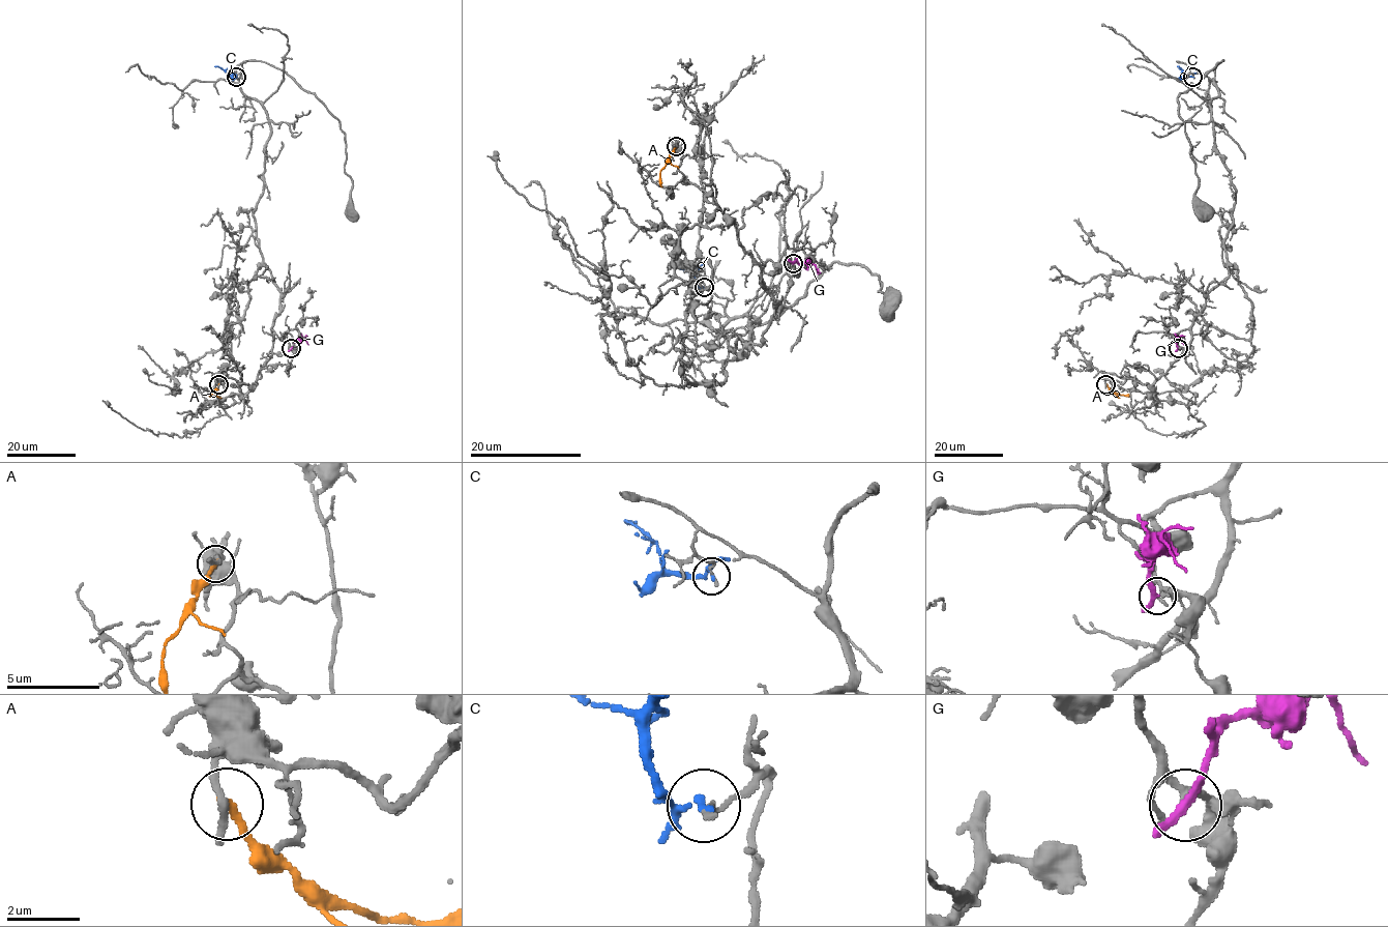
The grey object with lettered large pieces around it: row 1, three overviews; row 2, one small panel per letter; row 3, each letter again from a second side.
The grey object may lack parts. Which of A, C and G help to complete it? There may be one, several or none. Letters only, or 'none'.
none

